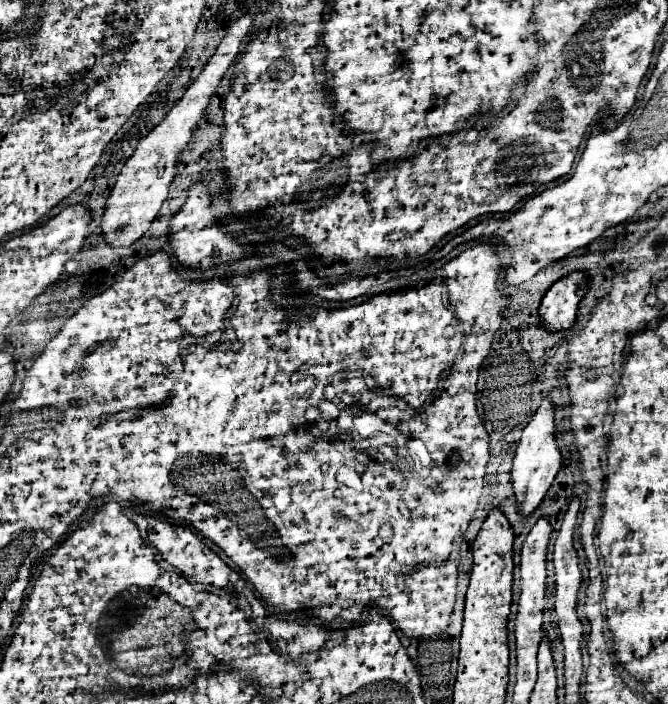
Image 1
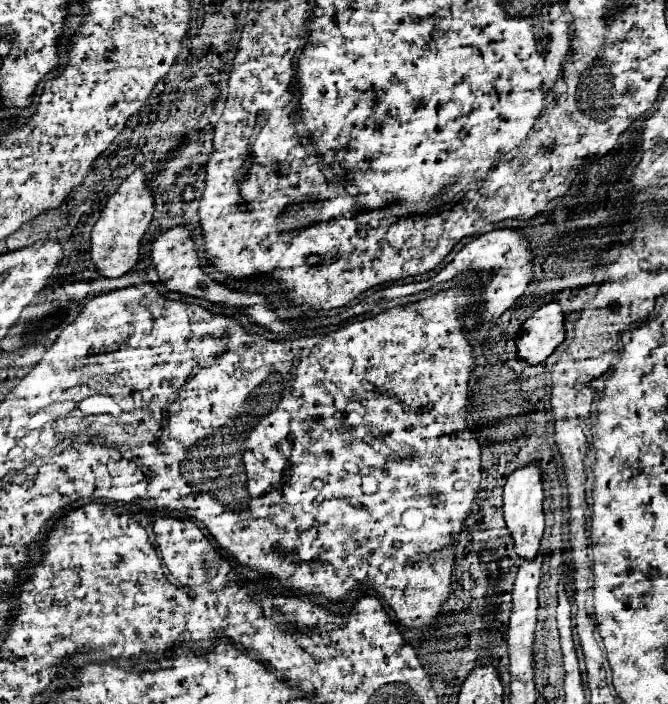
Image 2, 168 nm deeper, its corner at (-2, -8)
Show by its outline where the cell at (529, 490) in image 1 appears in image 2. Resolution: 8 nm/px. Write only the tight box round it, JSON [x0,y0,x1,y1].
[504,462,544,560]

